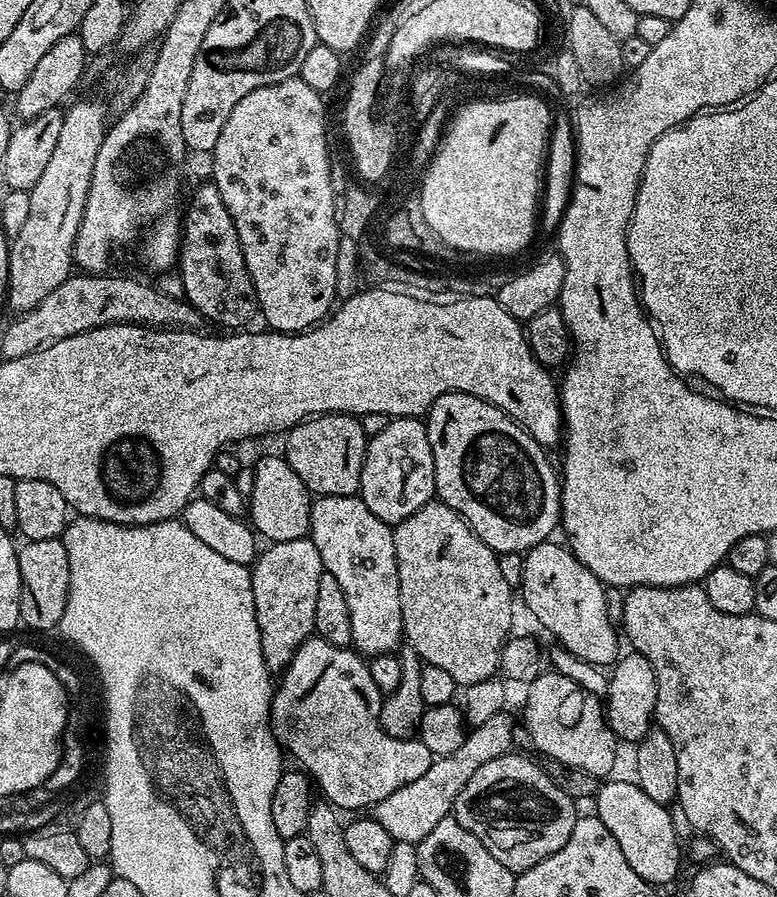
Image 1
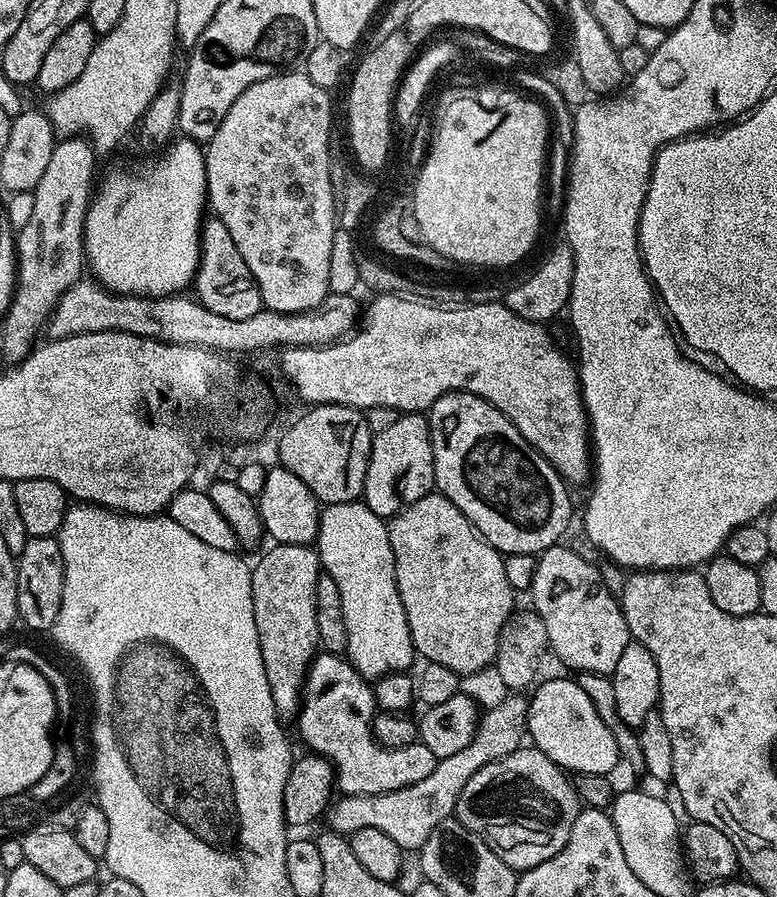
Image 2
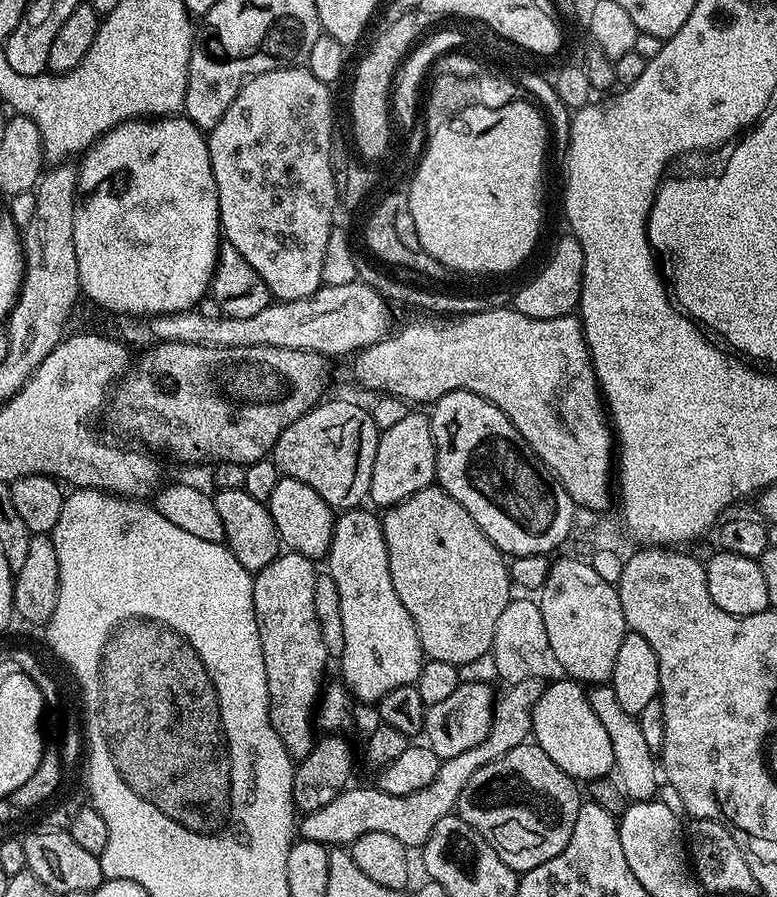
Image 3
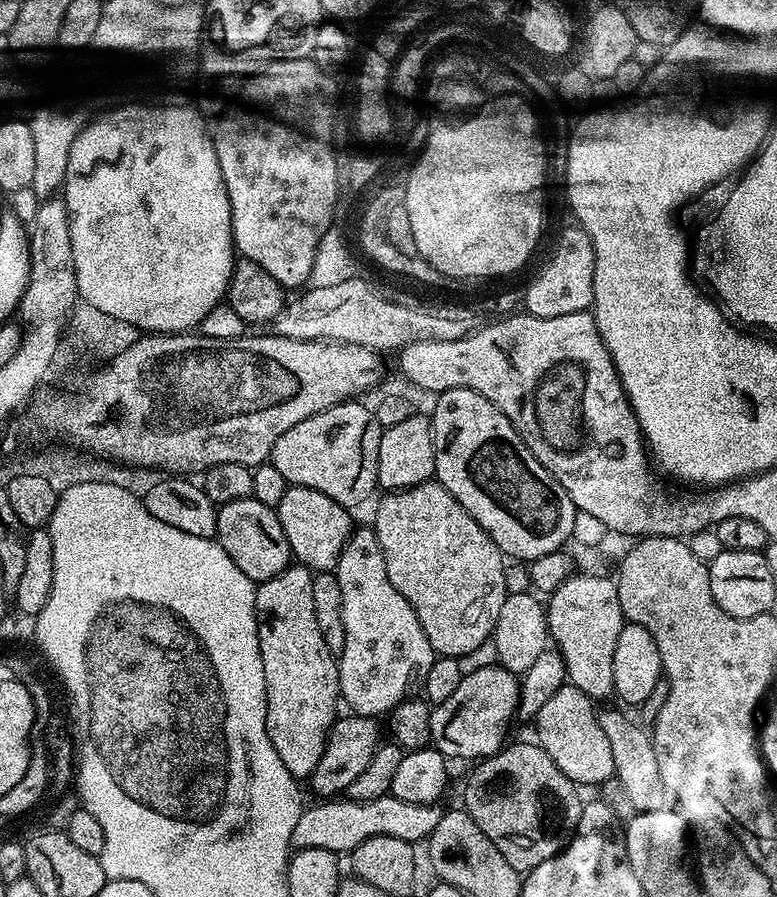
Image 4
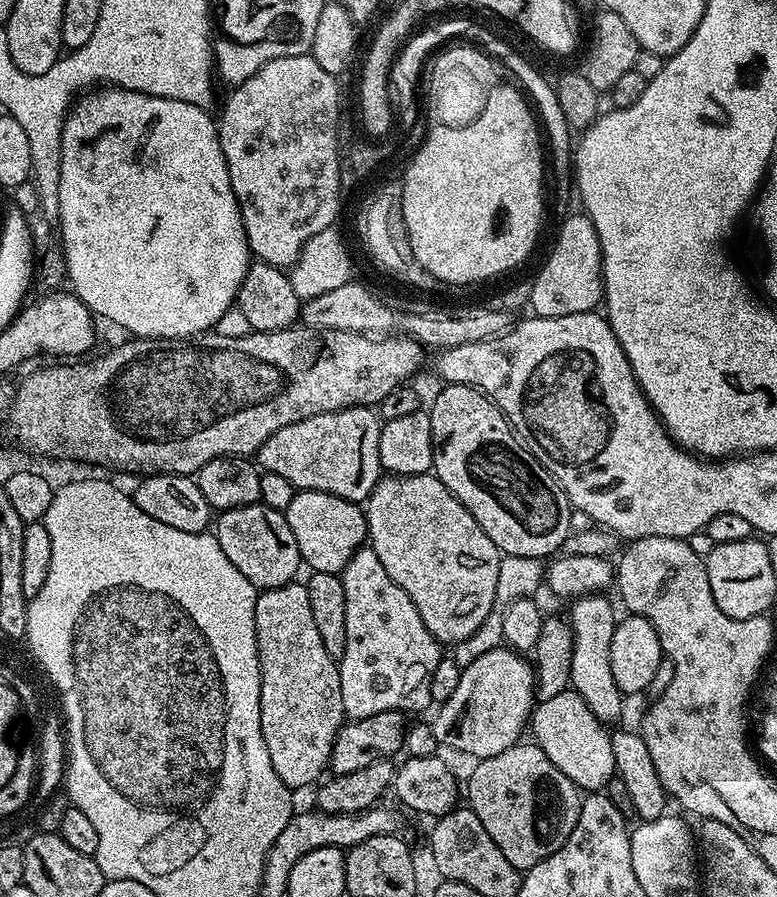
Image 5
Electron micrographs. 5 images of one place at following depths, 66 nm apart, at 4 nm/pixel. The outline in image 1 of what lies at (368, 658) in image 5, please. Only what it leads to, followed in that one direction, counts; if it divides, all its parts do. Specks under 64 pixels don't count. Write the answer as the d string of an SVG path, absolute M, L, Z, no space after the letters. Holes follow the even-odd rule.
M359 495L318 496L312 502L308 531L322 554L324 571L334 574L346 594L355 651L368 658L395 653L401 647L404 627L393 525L376 517Z

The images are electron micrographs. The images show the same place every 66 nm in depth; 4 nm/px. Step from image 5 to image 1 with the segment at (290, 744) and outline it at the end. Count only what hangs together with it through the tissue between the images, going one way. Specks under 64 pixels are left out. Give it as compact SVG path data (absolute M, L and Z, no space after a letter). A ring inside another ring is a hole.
M310 538L291 540L290 542L269 543L268 549L259 553L258 559L251 565L252 589L254 590L254 612L260 627L262 638L262 658L269 673L280 674L294 658L298 646L315 633L314 609L318 603L318 578L322 578L322 554Z

